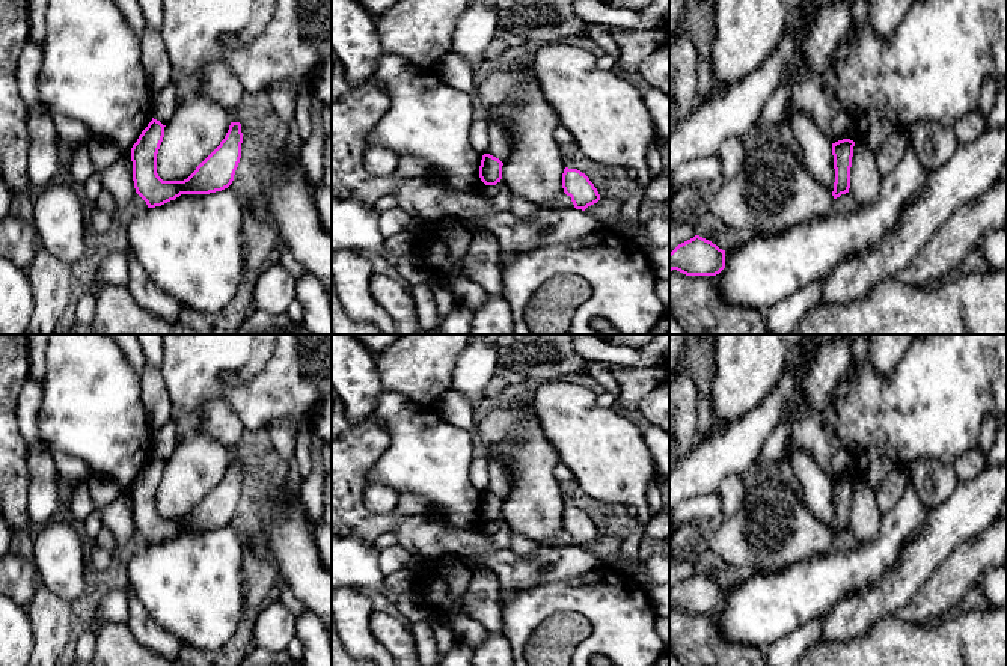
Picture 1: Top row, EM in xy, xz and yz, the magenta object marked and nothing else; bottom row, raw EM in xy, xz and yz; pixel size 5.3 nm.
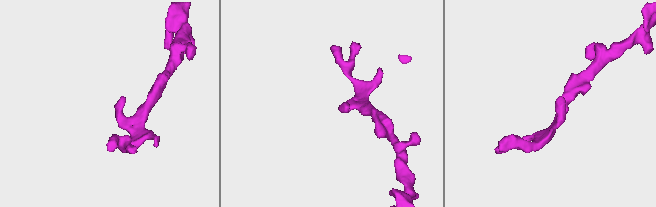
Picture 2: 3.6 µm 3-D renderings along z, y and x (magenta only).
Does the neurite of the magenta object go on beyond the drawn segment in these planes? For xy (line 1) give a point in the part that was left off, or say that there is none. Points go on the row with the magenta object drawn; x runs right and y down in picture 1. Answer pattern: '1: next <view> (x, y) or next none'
1: next none

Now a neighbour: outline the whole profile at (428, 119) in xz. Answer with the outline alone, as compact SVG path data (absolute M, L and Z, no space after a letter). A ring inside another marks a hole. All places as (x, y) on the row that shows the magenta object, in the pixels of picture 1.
M383 53L374 72L374 83L390 98L390 107L366 137L368 146L383 146L396 155L415 155L428 163L428 172L449 191L481 194L482 155L469 140L473 124L475 96L448 86L434 69L424 69L406 57Z

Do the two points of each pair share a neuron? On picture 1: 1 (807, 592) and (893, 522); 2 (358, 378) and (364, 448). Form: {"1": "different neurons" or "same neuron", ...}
{"1": "same neuron", "2": "different neurons"}

